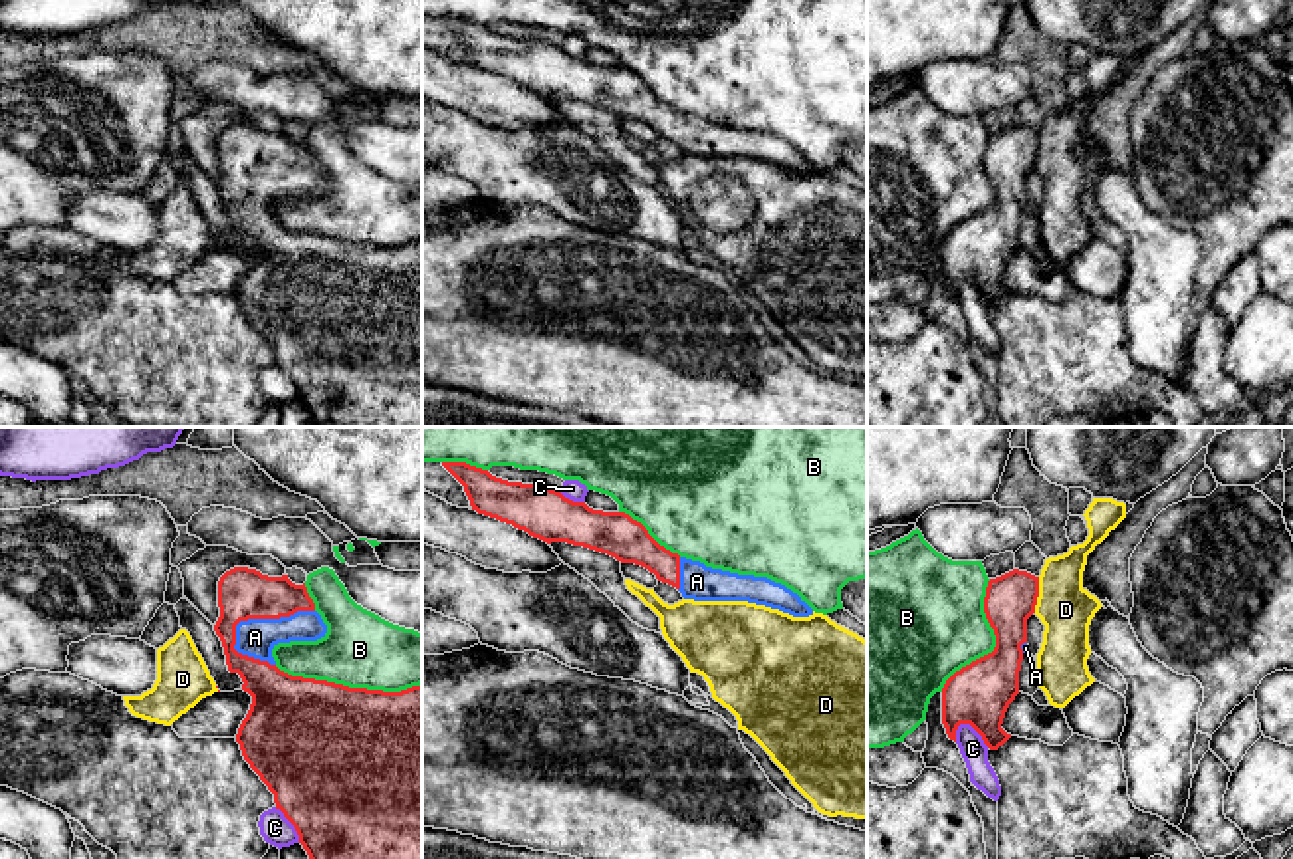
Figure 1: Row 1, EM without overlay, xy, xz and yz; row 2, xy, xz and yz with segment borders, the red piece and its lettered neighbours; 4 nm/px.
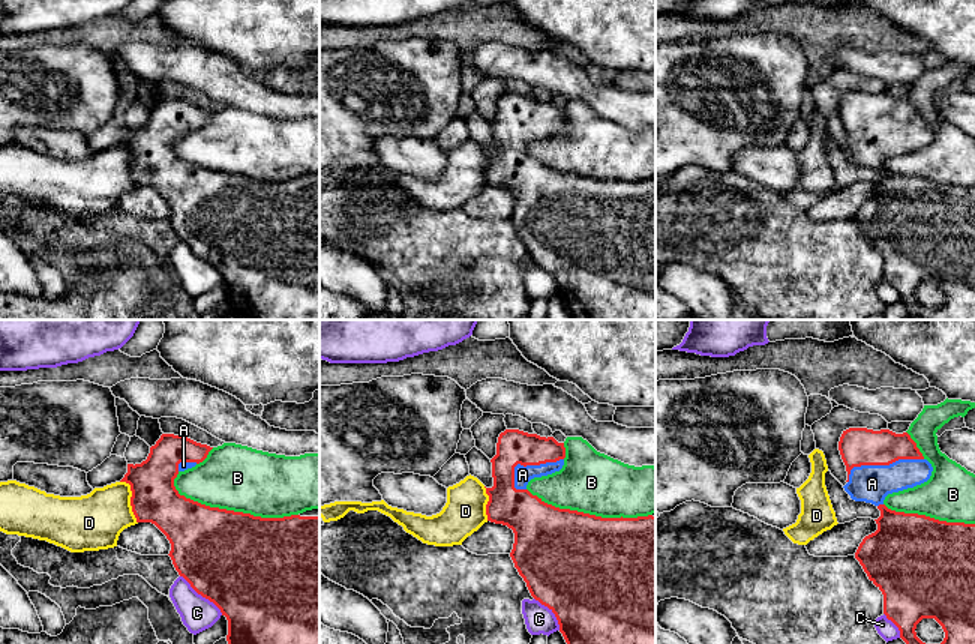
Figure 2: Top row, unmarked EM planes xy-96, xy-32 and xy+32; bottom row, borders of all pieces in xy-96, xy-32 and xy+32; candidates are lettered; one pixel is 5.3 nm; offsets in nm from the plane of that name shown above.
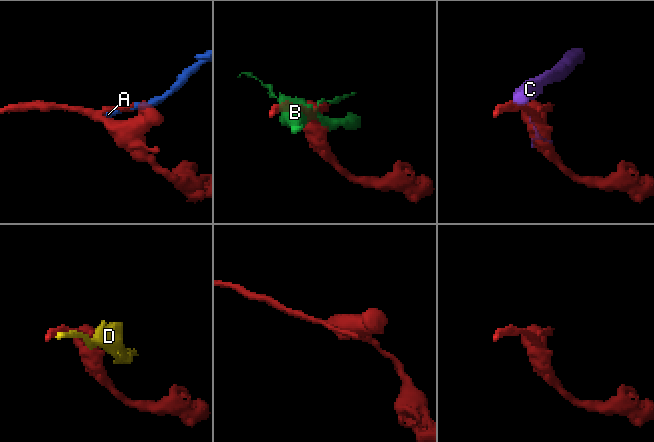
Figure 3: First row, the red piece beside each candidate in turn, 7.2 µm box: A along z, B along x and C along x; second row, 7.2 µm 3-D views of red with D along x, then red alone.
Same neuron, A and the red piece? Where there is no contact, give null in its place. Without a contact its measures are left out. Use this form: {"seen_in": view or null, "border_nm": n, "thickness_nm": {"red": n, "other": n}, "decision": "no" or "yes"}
{"seen_in": "xy", "border_nm": 360, "thickness_nm": {"red": 220, "other": 160}, "decision": "yes"}

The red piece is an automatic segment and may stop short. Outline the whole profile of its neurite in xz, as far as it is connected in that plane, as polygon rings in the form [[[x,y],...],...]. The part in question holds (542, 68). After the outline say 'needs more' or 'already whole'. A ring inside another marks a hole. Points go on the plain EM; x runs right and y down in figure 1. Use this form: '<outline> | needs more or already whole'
[[[442,18],[464,42],[472,65],[512,79],[547,99],[567,97],[635,119],[676,143],[694,157],[748,157],[779,165],[793,173],[809,173],[813,165],[791,145],[767,133],[738,131],[706,123],[672,109],[648,85],[625,67],[593,65],[561,48],[508,38],[466,18]]] | needs more

